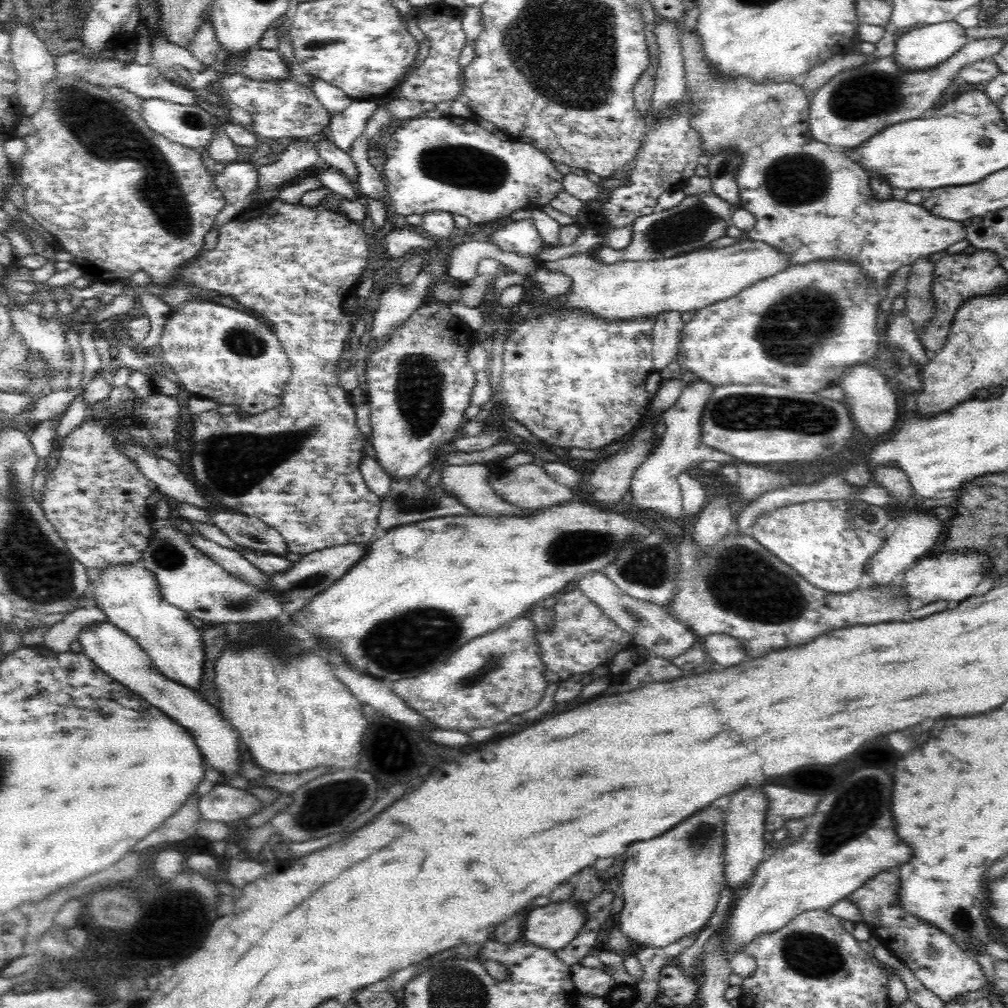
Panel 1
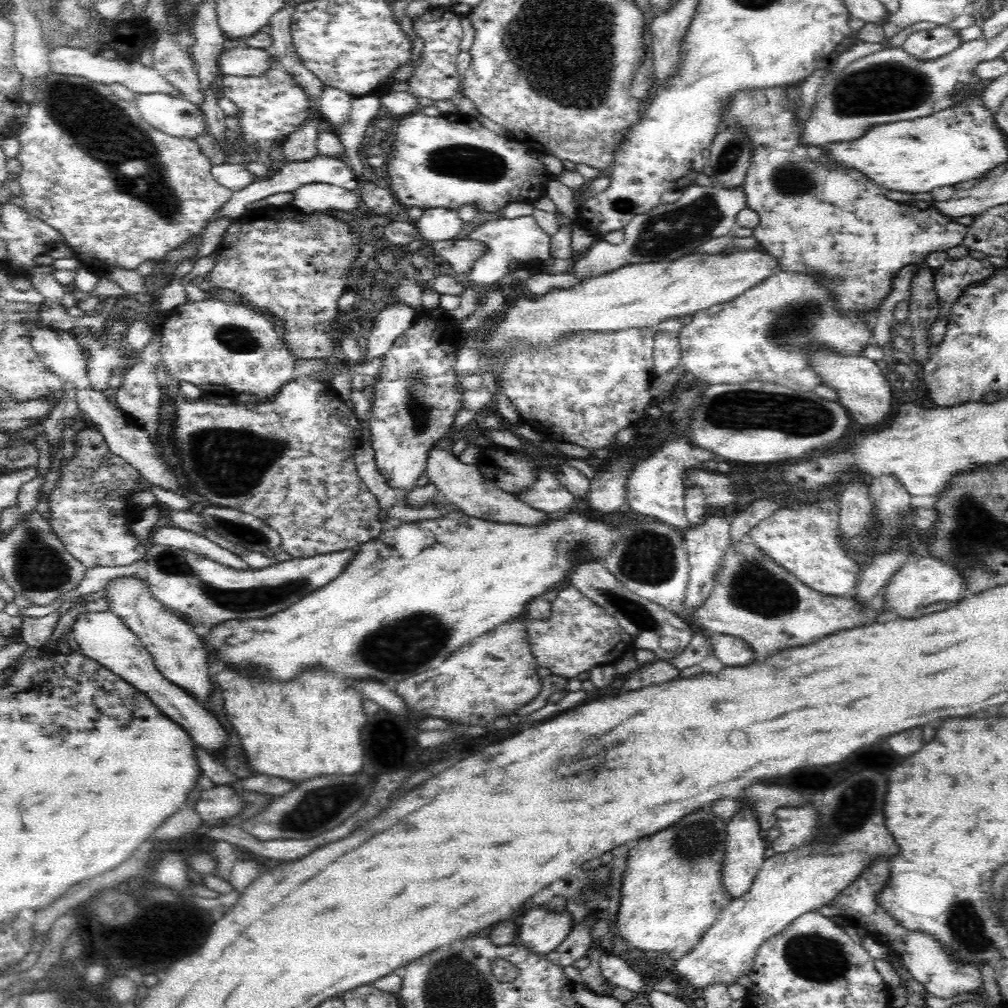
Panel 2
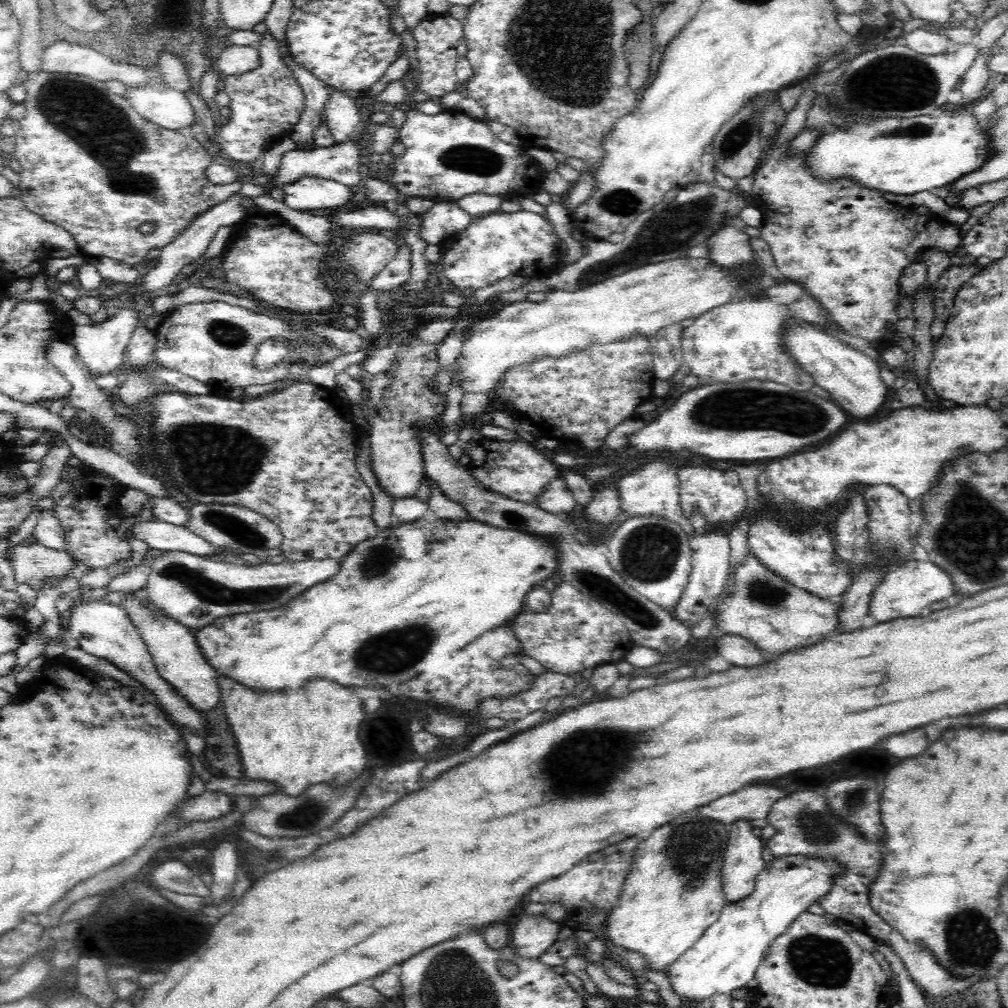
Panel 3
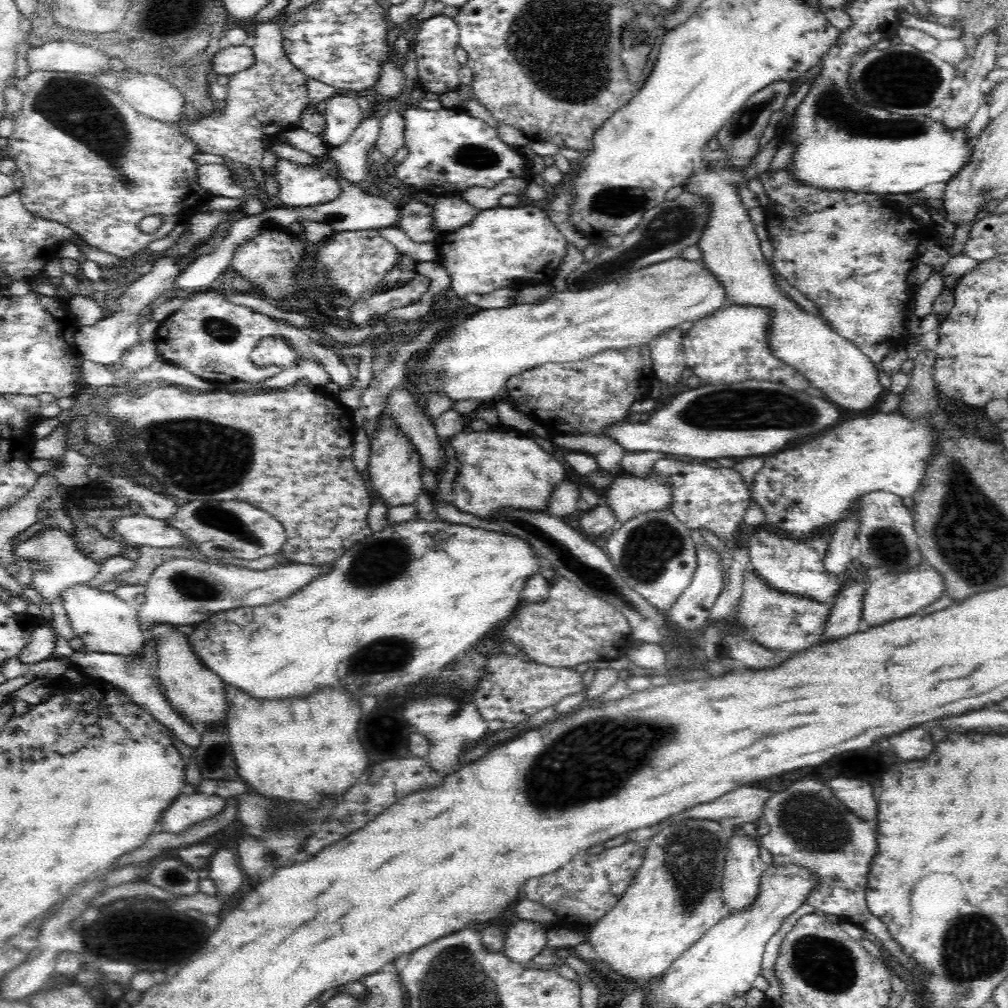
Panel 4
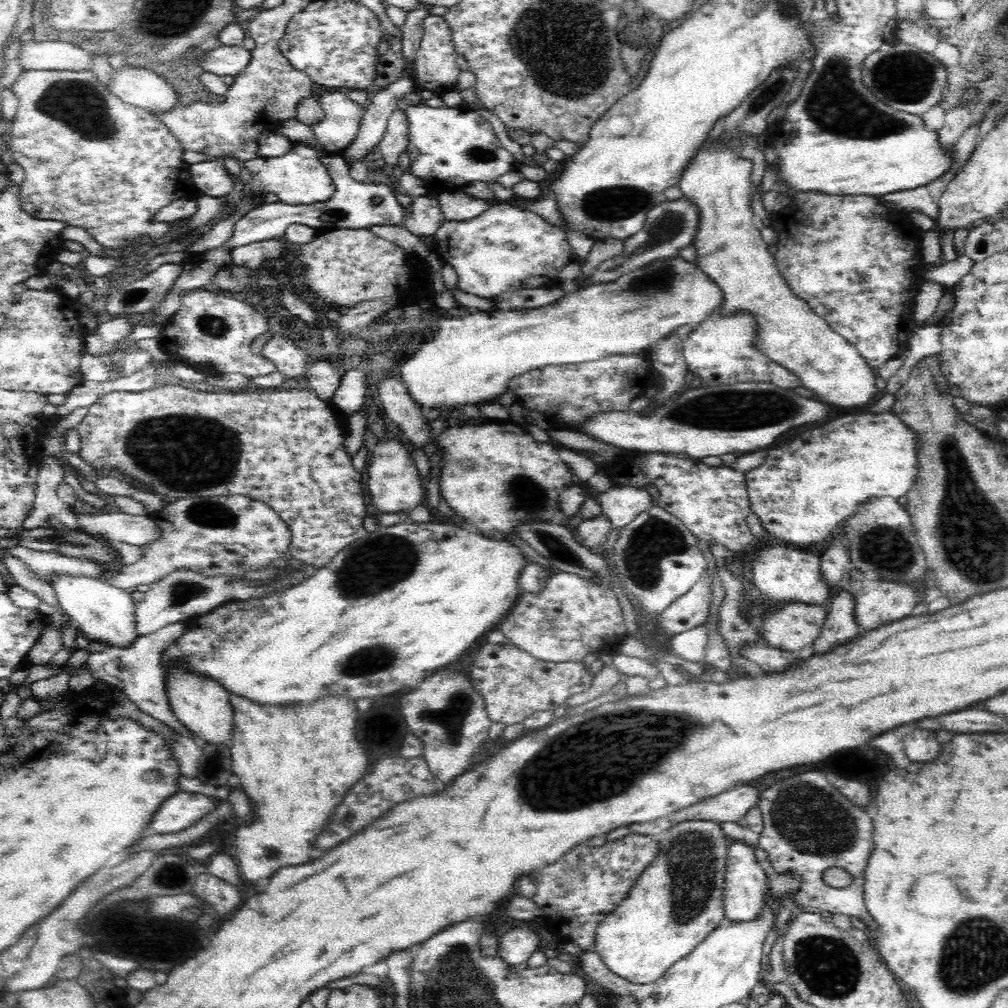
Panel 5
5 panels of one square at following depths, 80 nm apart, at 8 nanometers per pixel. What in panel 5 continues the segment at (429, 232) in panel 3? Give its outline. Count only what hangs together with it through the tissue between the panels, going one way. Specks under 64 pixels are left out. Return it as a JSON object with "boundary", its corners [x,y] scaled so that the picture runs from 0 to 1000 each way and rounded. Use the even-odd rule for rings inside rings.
{"boundary":[[[454,188],[452,189],[437,190],[435,199],[437,207],[440,212],[440,217],[446,218],[466,218],[482,210],[489,202],[497,200],[494,198],[484,199],[468,193],[462,189]]]}

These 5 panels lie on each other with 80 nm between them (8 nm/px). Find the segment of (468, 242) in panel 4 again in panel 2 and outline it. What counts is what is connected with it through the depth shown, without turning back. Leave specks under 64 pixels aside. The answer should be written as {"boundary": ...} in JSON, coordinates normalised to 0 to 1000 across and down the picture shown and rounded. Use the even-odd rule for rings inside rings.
{"boundary":[[[528,213],[513,216],[491,215],[490,218],[475,222],[472,228],[468,228],[463,234],[466,238],[479,240],[481,249],[470,259],[468,266],[458,274],[452,274],[461,282],[476,282],[487,285],[500,273],[506,270],[506,260],[517,258],[523,260],[523,264],[532,270],[537,270],[538,260],[547,256],[546,234],[536,225],[532,216]]]}

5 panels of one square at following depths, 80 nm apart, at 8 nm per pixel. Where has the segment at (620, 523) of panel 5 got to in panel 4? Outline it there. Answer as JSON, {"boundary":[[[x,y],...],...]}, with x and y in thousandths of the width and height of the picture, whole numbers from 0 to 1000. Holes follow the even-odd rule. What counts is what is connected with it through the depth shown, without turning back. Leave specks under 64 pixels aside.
{"boundary":[[[650,468],[642,475],[623,469],[613,472],[599,489],[613,518],[623,518],[645,506],[665,507],[667,502],[666,484],[660,474]]]}

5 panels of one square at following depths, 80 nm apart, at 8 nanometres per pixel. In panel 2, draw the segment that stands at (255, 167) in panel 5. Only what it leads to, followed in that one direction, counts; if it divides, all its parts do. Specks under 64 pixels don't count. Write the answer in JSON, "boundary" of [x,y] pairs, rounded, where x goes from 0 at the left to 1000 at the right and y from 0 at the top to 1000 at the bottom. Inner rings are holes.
{"boundary":[[[319,181],[302,183],[287,190],[290,198],[288,203],[298,210],[324,210],[328,207],[337,208],[342,212],[355,208],[358,199],[355,189],[343,188],[337,185]]]}

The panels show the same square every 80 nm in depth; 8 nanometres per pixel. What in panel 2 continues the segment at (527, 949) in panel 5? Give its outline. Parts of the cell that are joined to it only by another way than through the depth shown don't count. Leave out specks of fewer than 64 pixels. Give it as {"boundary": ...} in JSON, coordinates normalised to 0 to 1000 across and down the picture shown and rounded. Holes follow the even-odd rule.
{"boundary":[[[541,901],[524,903],[513,910],[516,923],[512,936],[519,937],[526,944],[542,946],[550,942],[565,927],[569,912],[565,906],[545,905]]]}

